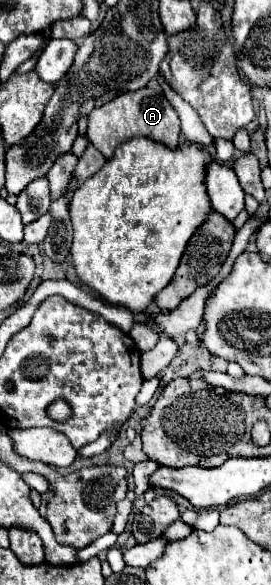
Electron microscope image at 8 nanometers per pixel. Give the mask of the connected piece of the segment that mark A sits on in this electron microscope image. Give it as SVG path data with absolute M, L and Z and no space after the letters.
M147 85L139 91L121 93L113 101L109 101L103 107L89 113L87 121L89 121L89 127L87 127L89 143L93 147L97 147L97 151L101 151L103 157L107 157L107 159L113 155L117 145L121 145L133 137L149 137L157 143L163 143L169 149L179 147L179 133L181 133L179 117L177 117L177 111L173 109L173 105L165 99L159 85Z

